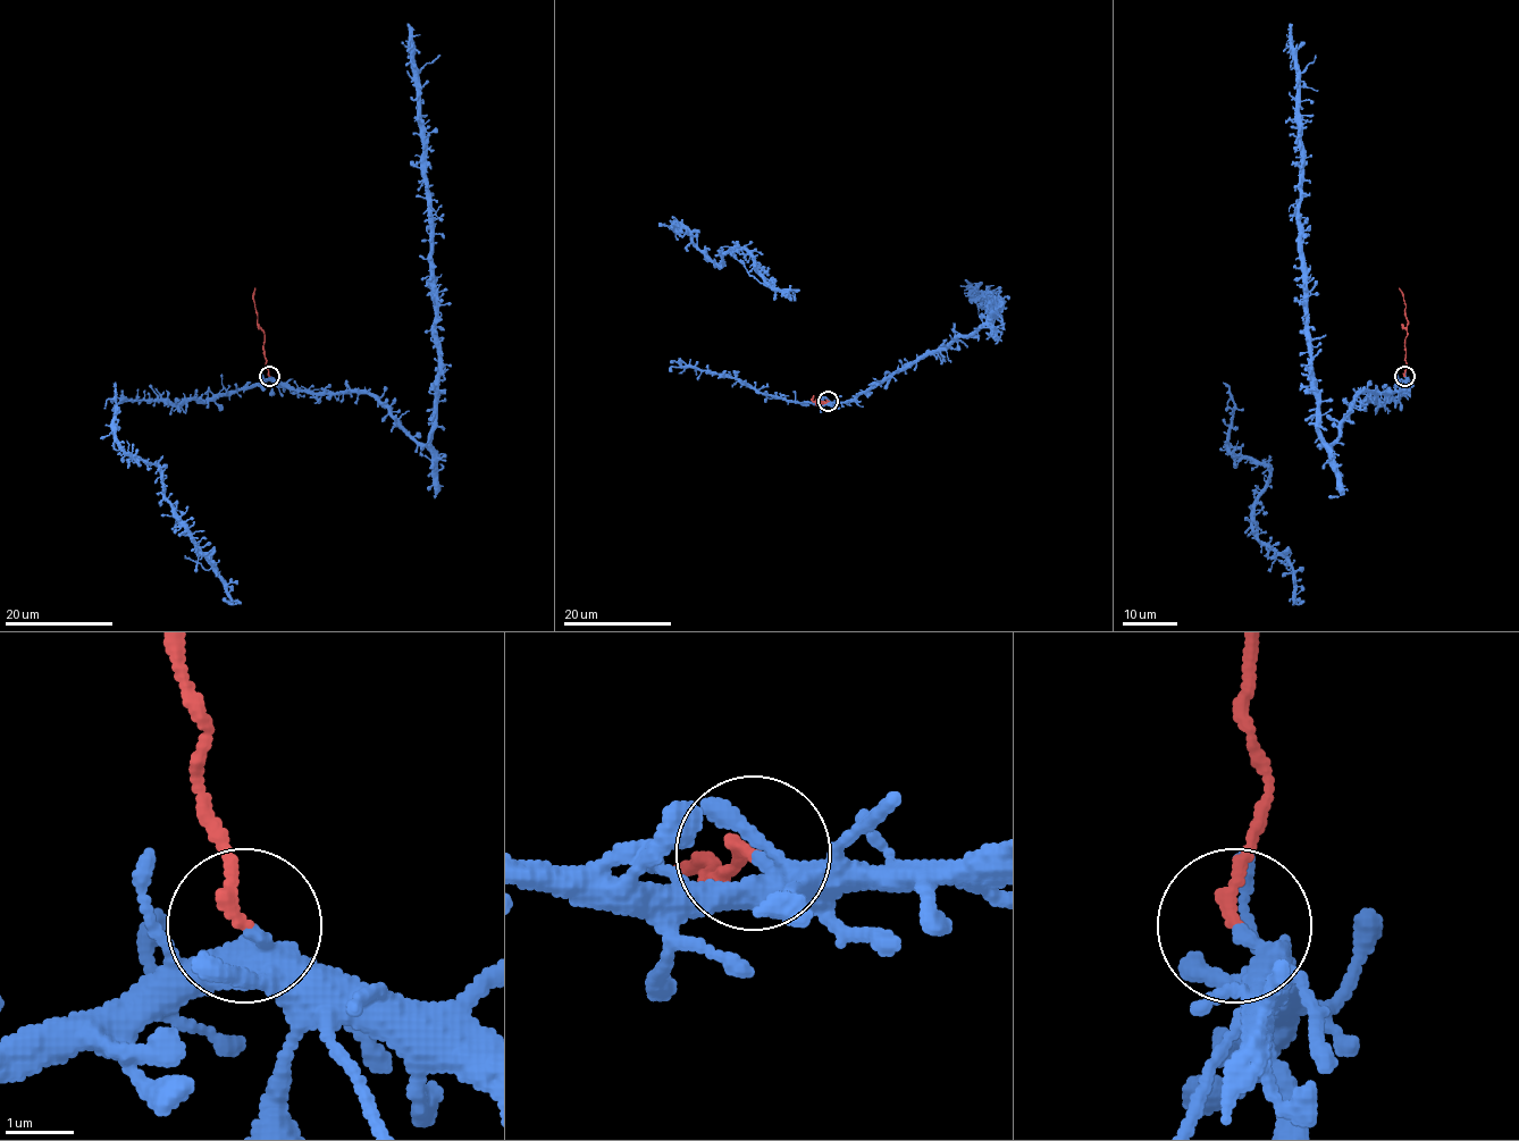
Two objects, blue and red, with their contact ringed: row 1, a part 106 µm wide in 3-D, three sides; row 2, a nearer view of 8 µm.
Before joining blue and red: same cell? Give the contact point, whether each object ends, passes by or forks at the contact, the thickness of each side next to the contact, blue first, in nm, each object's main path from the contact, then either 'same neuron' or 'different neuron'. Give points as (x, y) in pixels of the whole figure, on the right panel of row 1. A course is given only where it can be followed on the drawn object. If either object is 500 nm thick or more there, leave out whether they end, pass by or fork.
(1404, 376) | blue passes by | red ends | 260/190 nm | blue via (1404, 376), (1402, 389), (1359, 394), (1340, 435), (1328, 445), (1325, 441), (1310, 368), (1298, 69), (1290, 24) | red via (1404, 376), (1407, 322), (1399, 287) | different neuron

